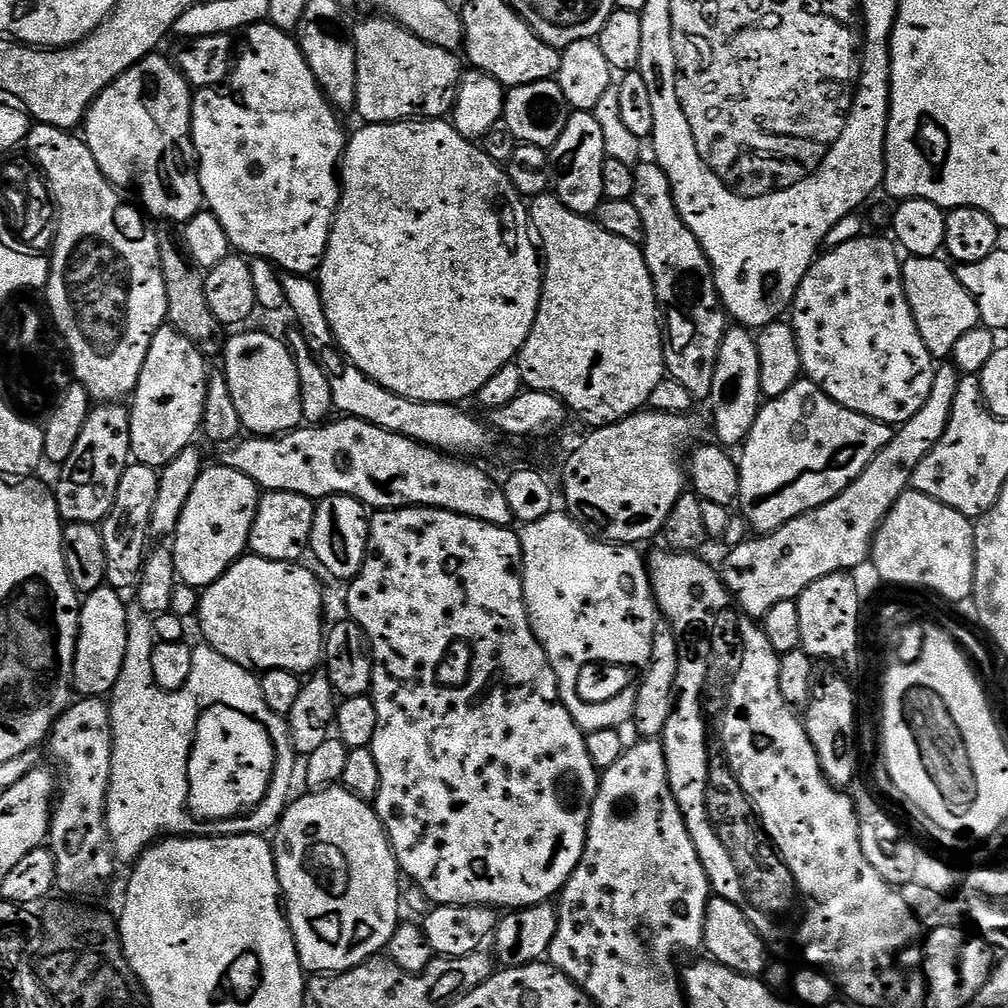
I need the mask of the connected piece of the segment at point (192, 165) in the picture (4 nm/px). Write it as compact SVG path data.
M153 54L145 60L139 60L134 67L126 70L126 74L122 74L113 84L106 86L106 90L102 90L102 94L96 97L88 109L87 116L83 117L82 139L88 145L90 154L94 154L94 162L98 162L104 177L117 190L124 194L133 192L137 196L135 199L139 207L149 217L173 220L177 226L183 226L205 207L196 162L196 147L192 144L194 92L171 59L167 55L160 55Z

